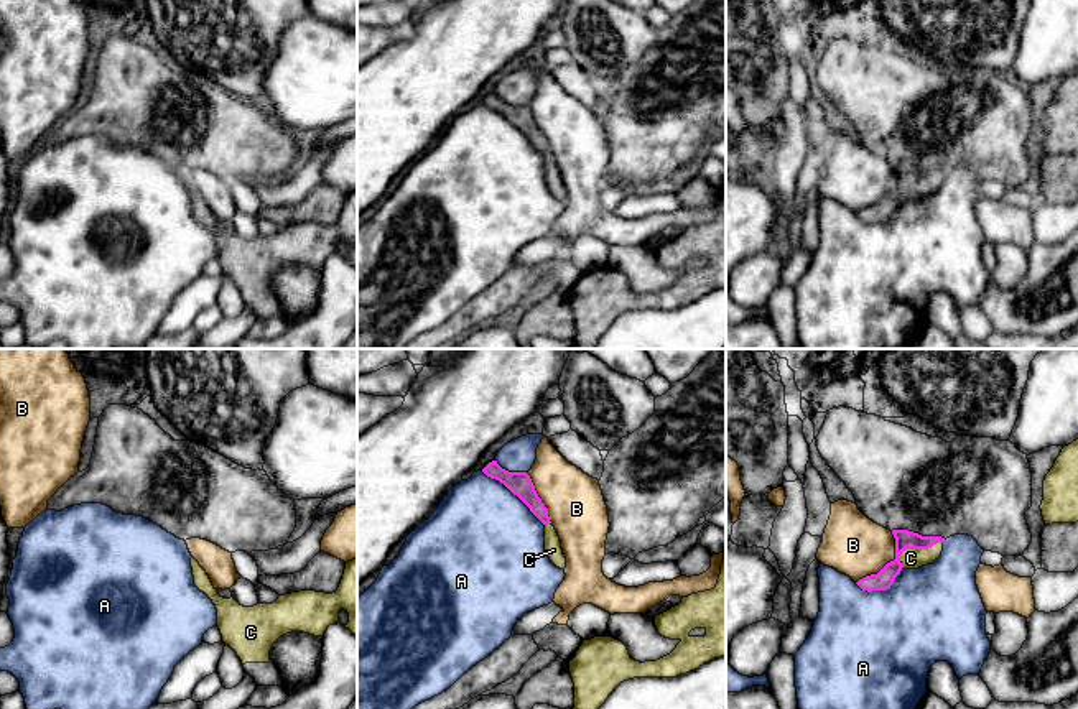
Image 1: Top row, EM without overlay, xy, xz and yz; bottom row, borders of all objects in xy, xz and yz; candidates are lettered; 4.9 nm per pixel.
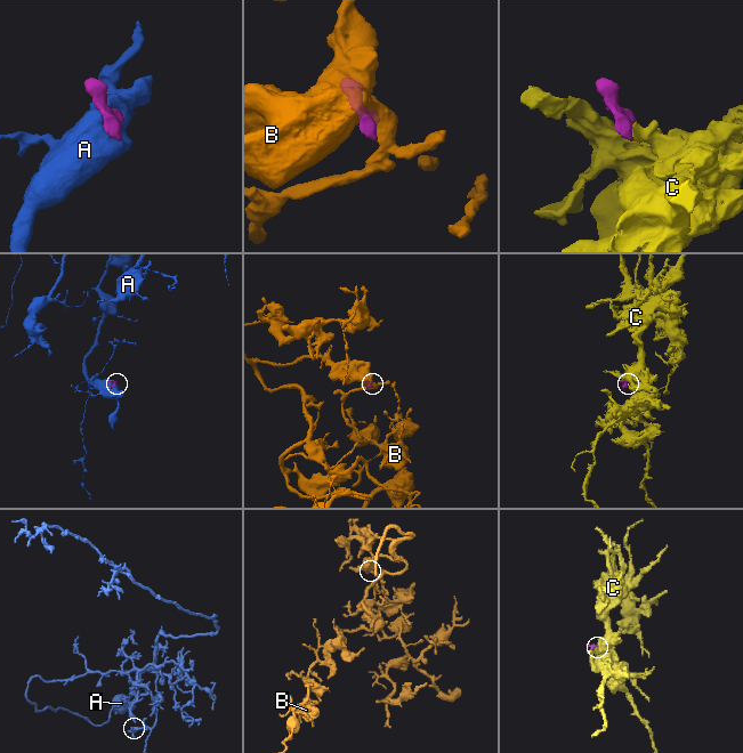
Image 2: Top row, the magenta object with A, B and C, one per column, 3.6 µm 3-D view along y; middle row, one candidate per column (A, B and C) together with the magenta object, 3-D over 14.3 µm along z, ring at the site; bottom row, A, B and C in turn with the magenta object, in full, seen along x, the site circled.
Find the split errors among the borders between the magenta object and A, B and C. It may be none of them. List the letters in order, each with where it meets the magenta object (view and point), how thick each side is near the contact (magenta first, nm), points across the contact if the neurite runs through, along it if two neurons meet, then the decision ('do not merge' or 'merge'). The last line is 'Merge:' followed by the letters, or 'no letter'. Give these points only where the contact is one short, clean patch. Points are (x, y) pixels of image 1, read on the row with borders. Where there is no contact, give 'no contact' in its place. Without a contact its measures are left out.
A: meets magenta in xz at (514, 494); 120 nm thick on the magenta side, 500 nm on the other; do not merge
B: meets magenta in yz at (887, 563); 100 nm thick on the magenta side, 300 nm on the other; do not merge
C: meets magenta in yz at (914, 548); 100 nm thick on the magenta side, 100 nm on the other; runs through yz (904, 540), (914, 548), (910, 558); merge
Merge: C

